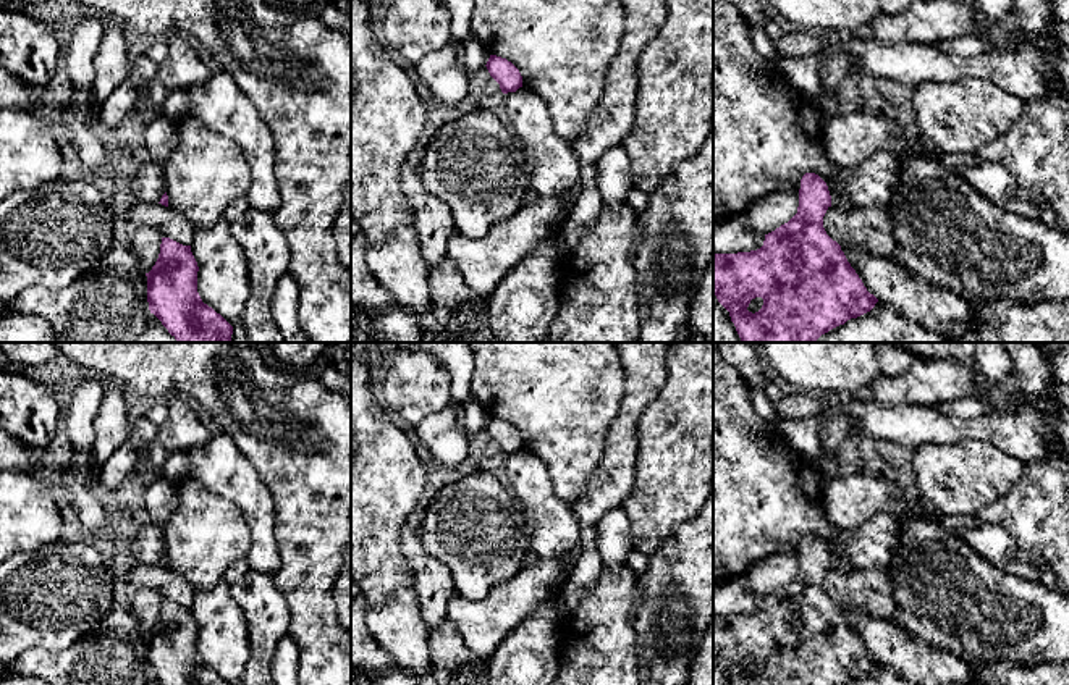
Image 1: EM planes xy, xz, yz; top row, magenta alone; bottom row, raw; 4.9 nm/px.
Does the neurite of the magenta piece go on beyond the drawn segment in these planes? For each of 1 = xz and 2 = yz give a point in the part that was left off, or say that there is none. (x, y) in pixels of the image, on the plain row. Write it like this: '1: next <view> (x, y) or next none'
1: next none
2: next none

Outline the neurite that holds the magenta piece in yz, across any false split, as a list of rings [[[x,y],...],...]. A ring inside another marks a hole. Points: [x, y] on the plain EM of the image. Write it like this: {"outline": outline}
{"outline": [[[805,535],[797,575],[765,596],[760,611],[713,617],[713,658],[729,674],[733,685],[846,685],[875,669],[878,661],[867,653],[841,607],[823,590],[830,569],[826,544],[815,535]],[[755,659],[762,659],[763,667],[752,675],[747,669]]]}

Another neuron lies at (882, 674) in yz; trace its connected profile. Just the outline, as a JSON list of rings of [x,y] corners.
[[[878,662],[870,674],[857,680],[851,680],[846,685],[912,685],[912,683],[907,683],[893,669]]]

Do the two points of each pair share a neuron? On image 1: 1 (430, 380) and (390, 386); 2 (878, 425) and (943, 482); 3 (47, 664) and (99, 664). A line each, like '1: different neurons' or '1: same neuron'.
1: same neuron
2: different neurons
3: same neuron

